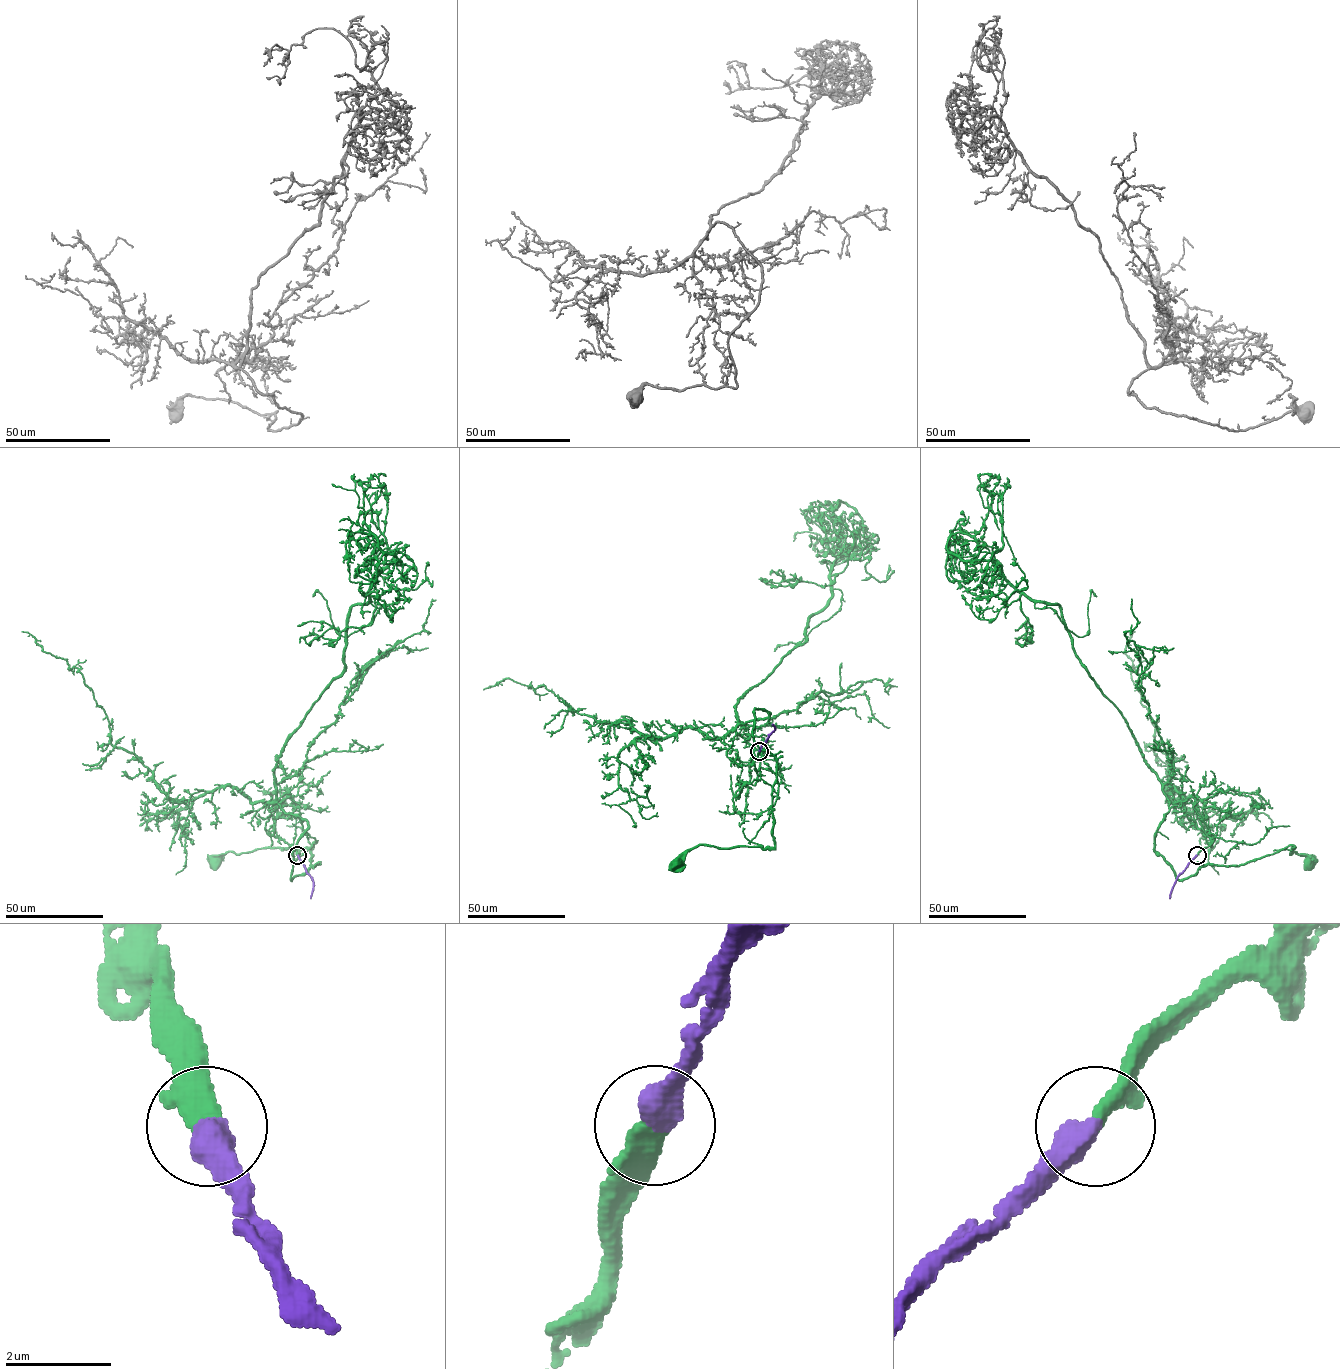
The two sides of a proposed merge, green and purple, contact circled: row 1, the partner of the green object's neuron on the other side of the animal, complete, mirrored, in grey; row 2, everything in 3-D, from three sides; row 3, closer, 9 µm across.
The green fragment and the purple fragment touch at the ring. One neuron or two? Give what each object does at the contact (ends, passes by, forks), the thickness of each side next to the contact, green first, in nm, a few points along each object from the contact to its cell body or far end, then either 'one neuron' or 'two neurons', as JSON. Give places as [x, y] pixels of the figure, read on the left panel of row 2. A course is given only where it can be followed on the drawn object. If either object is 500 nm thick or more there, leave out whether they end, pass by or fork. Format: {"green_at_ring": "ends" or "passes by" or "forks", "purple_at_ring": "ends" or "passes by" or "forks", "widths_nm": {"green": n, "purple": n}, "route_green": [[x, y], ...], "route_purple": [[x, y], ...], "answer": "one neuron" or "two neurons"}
{"widths_nm": {"green": 400, "purple": 550}, "route_green": [[297, 855], [265, 831], [274, 802], [308, 827], [291, 880], [315, 865], [313, 845], [228, 852], [216, 864]], "route_purple": [[297, 855], [313, 882], [311, 898]], "answer": "one neuron"}

